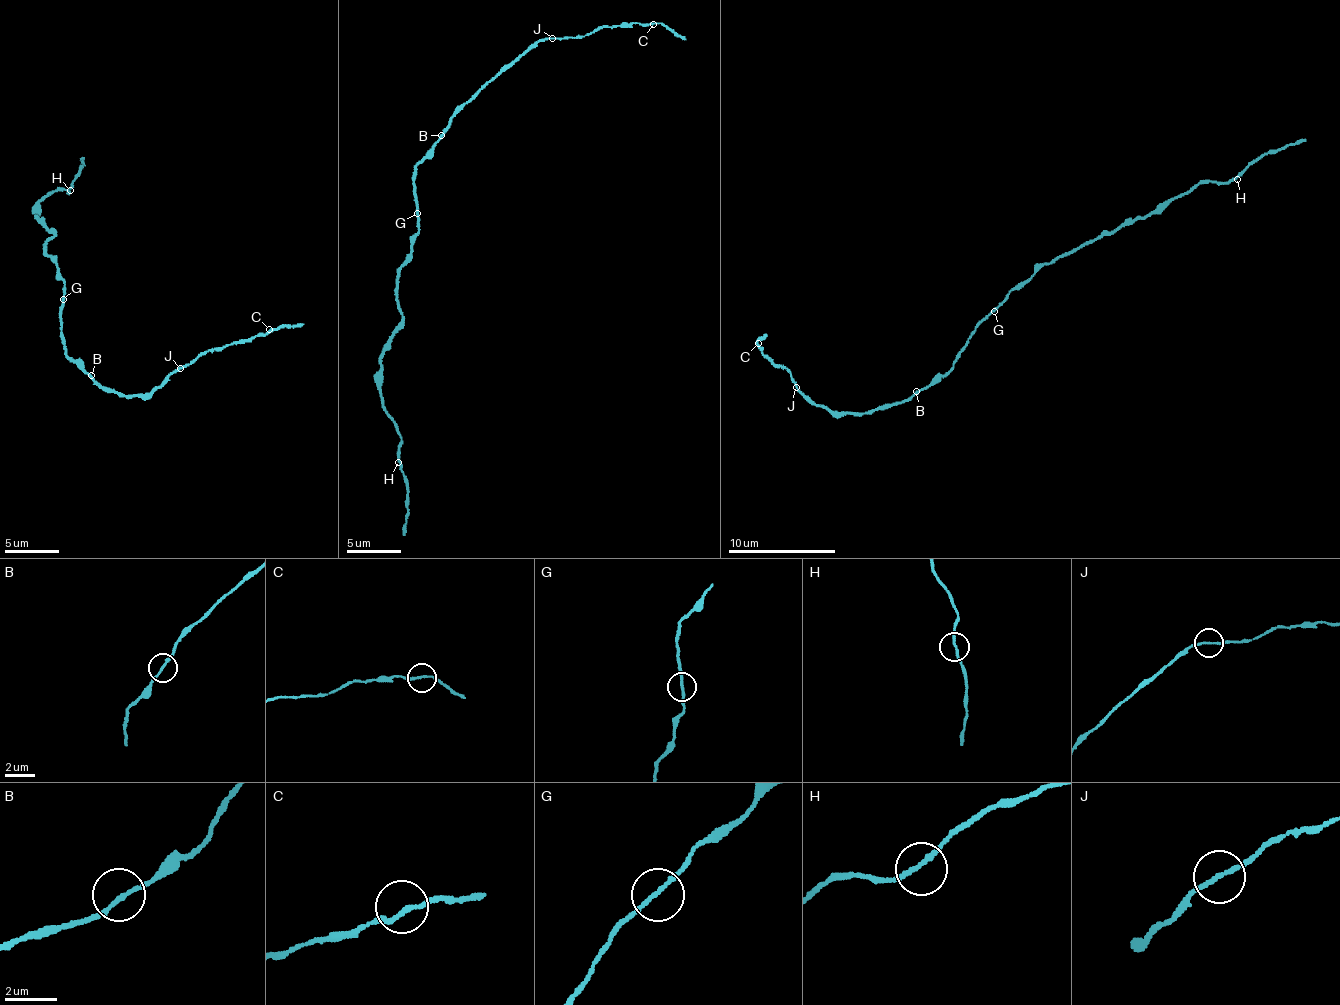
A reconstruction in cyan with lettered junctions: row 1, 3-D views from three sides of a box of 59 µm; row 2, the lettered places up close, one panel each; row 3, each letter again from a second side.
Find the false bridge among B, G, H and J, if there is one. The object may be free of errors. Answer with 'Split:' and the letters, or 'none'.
Split: J

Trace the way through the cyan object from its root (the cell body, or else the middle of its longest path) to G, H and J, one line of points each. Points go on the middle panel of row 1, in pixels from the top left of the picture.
G: (416, 193), (417, 213)
H: (416, 193), (419, 231), (396, 278), (403, 320), (380, 363), (382, 407), (392, 419), (400, 438), (398, 462)
J: (416, 193), (412, 177), (416, 168), (454, 115), (539, 41), (553, 39)

